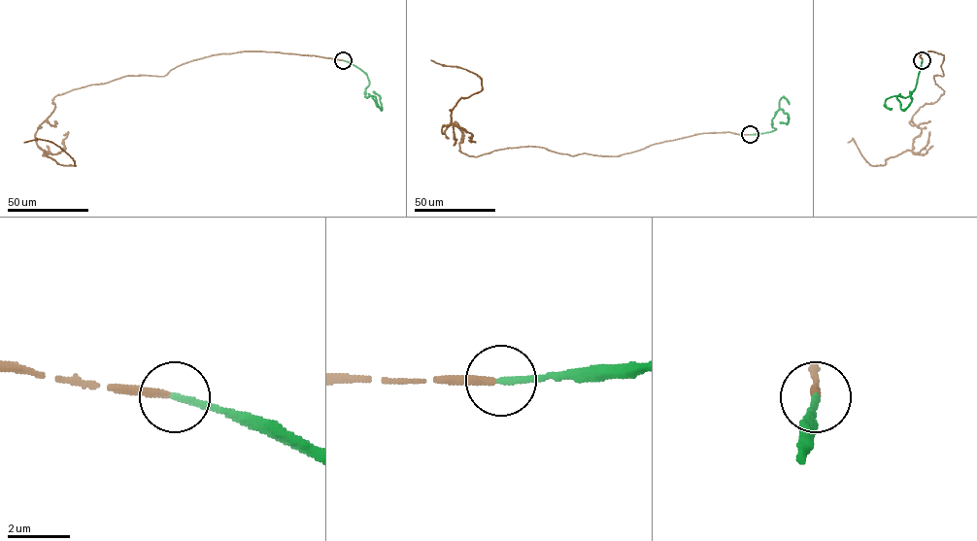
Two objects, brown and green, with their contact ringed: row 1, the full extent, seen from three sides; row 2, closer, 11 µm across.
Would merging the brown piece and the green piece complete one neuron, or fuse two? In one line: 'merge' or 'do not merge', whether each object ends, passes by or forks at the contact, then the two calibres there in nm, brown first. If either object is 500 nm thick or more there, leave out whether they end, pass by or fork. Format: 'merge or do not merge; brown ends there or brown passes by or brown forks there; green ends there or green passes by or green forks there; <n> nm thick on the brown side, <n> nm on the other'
merge; brown ends there; green ends there; 240 nm thick on the brown side, 220 nm on the other

